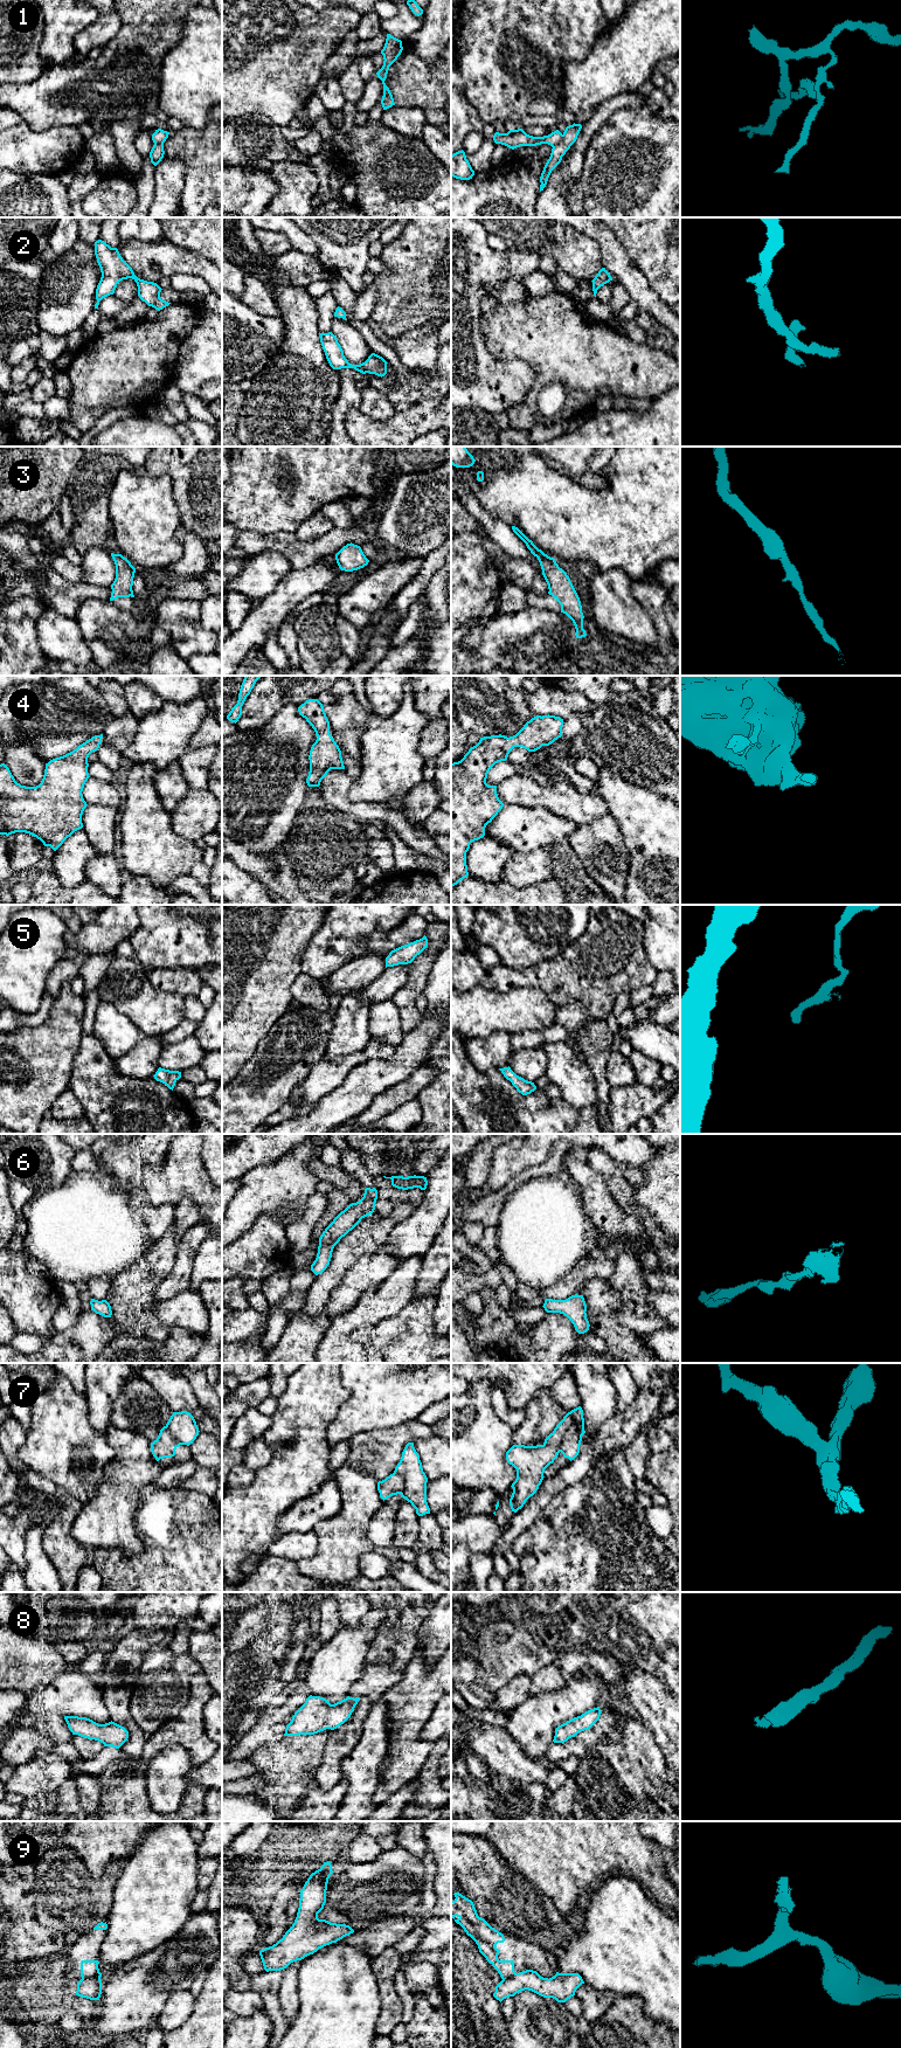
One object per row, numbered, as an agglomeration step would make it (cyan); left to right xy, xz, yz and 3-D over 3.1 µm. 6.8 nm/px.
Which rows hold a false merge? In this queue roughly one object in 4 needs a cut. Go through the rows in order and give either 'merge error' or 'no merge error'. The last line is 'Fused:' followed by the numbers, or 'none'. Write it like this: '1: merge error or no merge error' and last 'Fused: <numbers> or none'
1: merge error
2: no merge error
3: no merge error
4: no merge error
5: no merge error
6: no merge error
7: merge error
8: no merge error
9: merge error
Fused: 1, 7, 9

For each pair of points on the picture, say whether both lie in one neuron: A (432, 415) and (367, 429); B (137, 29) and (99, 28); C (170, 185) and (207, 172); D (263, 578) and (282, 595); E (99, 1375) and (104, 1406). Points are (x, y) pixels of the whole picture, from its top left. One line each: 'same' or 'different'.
A: same
B: different
C: different
D: different
E: same

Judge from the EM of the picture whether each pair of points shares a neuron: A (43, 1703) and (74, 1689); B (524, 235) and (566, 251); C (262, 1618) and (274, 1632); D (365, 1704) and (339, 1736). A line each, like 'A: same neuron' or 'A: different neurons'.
A: same neuron
B: same neuron
C: different neurons
D: same neuron

